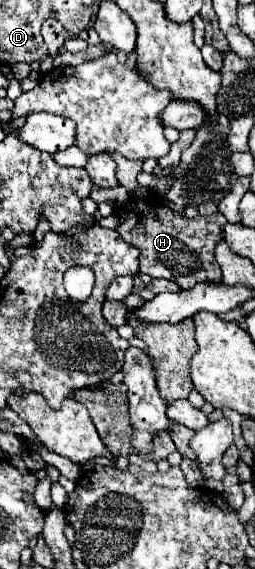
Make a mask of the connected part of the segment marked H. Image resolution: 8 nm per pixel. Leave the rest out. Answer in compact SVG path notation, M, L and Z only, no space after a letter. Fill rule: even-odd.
M111 154L117 162L117 180L119 186L127 188L129 200L121 208L121 218L115 228L119 238L139 248L141 256L141 272L149 274L151 278L165 278L173 280L181 290L191 290L199 282L221 282L221 268L215 260L215 244L221 240L221 226L227 224L221 212L213 216L195 216L187 218L185 214L171 212L163 204L161 198L153 198L153 194L137 182L137 174L143 170L143 160L127 160L125 156ZM203 266L203 268L199 268Z

